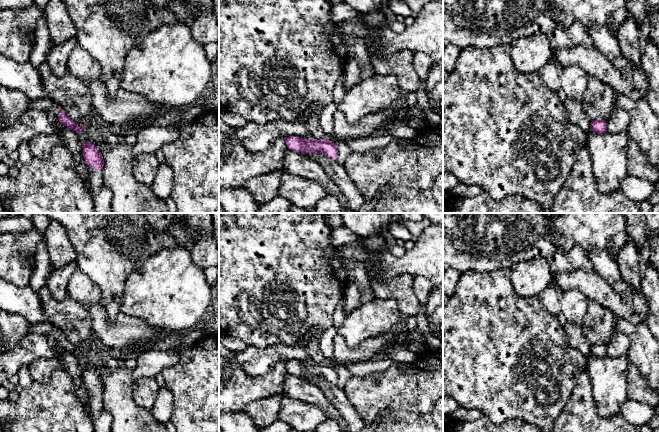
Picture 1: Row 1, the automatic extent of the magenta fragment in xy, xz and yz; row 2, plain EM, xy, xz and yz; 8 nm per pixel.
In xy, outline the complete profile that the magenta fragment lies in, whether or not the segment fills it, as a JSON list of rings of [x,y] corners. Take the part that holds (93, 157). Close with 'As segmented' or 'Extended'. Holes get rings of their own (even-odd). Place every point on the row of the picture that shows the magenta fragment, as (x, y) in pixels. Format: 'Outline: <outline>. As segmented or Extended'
Outline: [[[88,142],[82,144],[82,155],[89,169],[89,185],[91,189],[98,190],[103,185],[102,170],[104,159],[99,149]]]. Extended

